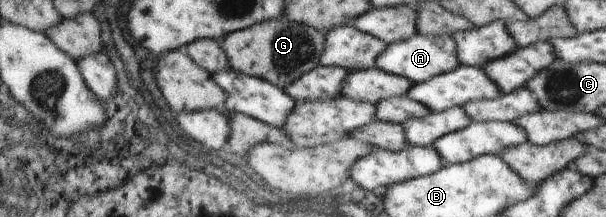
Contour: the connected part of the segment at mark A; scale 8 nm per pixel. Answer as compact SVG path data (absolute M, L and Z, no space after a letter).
M417 33L409 40L393 42L387 45L387 50L379 54L378 61L375 62L381 70L389 74L399 75L411 80L415 84L429 82L431 78L451 72L459 68L458 46L452 36L427 36Z

